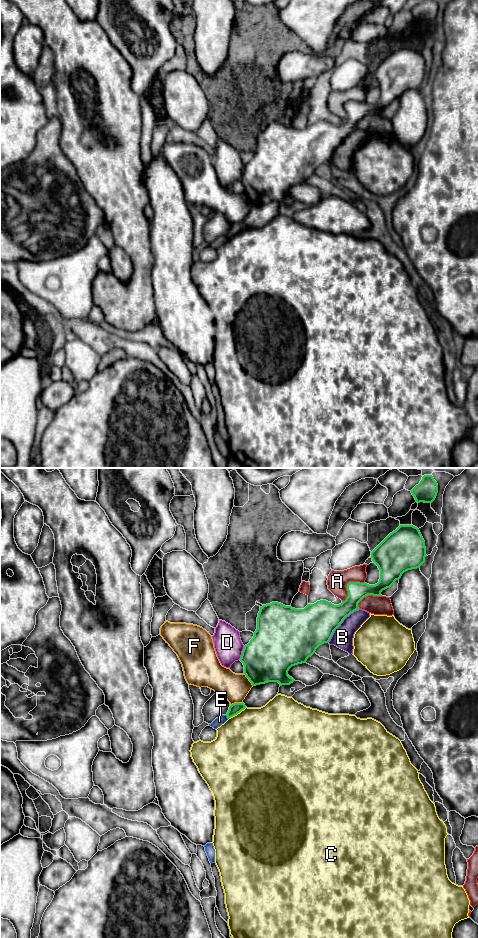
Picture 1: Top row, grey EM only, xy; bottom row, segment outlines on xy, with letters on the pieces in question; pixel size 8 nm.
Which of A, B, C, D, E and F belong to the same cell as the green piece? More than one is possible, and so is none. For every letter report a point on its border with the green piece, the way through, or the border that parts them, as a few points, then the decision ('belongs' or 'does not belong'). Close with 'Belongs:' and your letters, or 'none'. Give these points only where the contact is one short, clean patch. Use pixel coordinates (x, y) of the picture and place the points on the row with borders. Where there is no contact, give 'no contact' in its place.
A: meets green in xy at (347, 585); does not belong
B: meets green in xy at (341, 622); does not belong
C: meets green in xy at (237, 713); does not belong
D: meets green in xy at (242, 653); does not belong
E: meets green in xy at (227, 717); border along xy (225, 715), (228, 718); does not belong
F: meets green in xy at (236, 703); does not belong
Belongs: none

